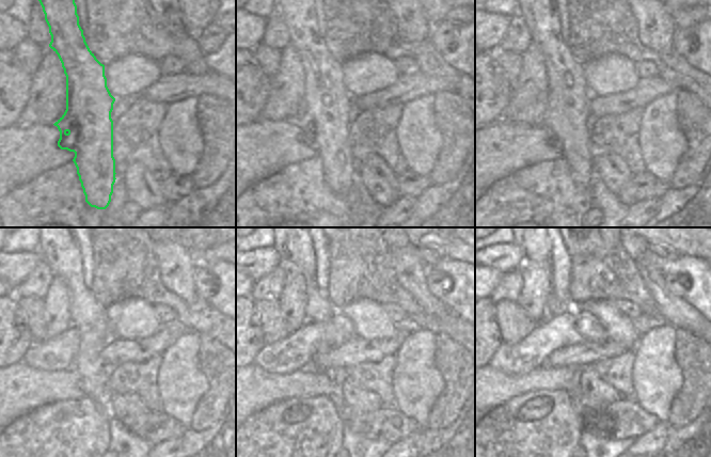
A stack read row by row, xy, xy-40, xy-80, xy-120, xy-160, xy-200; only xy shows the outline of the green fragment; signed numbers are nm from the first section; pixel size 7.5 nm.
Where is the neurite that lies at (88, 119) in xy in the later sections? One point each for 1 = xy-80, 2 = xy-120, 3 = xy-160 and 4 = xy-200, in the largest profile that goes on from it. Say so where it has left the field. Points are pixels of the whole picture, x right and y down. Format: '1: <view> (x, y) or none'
1: xy-80 (568, 97)
2: xy-120 (59, 249)
3: xy-160 (296, 249)
4: xy-200 (537, 249)

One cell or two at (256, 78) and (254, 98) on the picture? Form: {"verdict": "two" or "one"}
{"verdict": "one"}

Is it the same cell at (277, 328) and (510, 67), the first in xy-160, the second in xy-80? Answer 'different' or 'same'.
same

